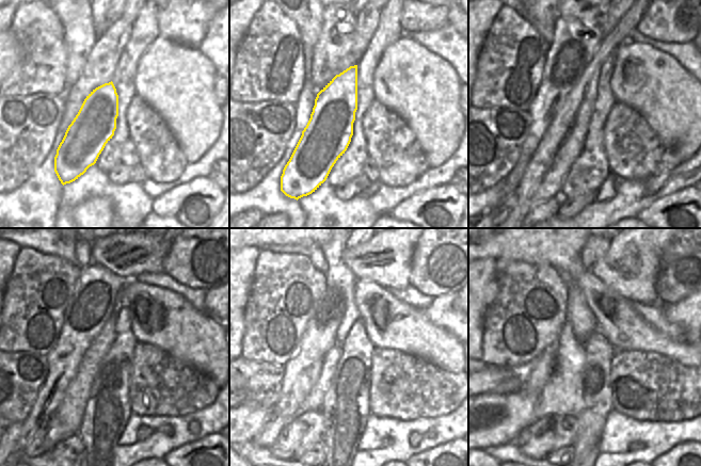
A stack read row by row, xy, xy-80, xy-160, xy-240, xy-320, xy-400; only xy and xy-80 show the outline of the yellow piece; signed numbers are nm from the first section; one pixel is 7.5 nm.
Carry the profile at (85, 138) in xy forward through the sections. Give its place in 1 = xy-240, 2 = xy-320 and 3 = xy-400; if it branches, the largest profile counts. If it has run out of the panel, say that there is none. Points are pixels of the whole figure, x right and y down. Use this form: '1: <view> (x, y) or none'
1: xy-240 (65, 421)
2: xy-320 (300, 423)
3: xy-400 (538, 426)

